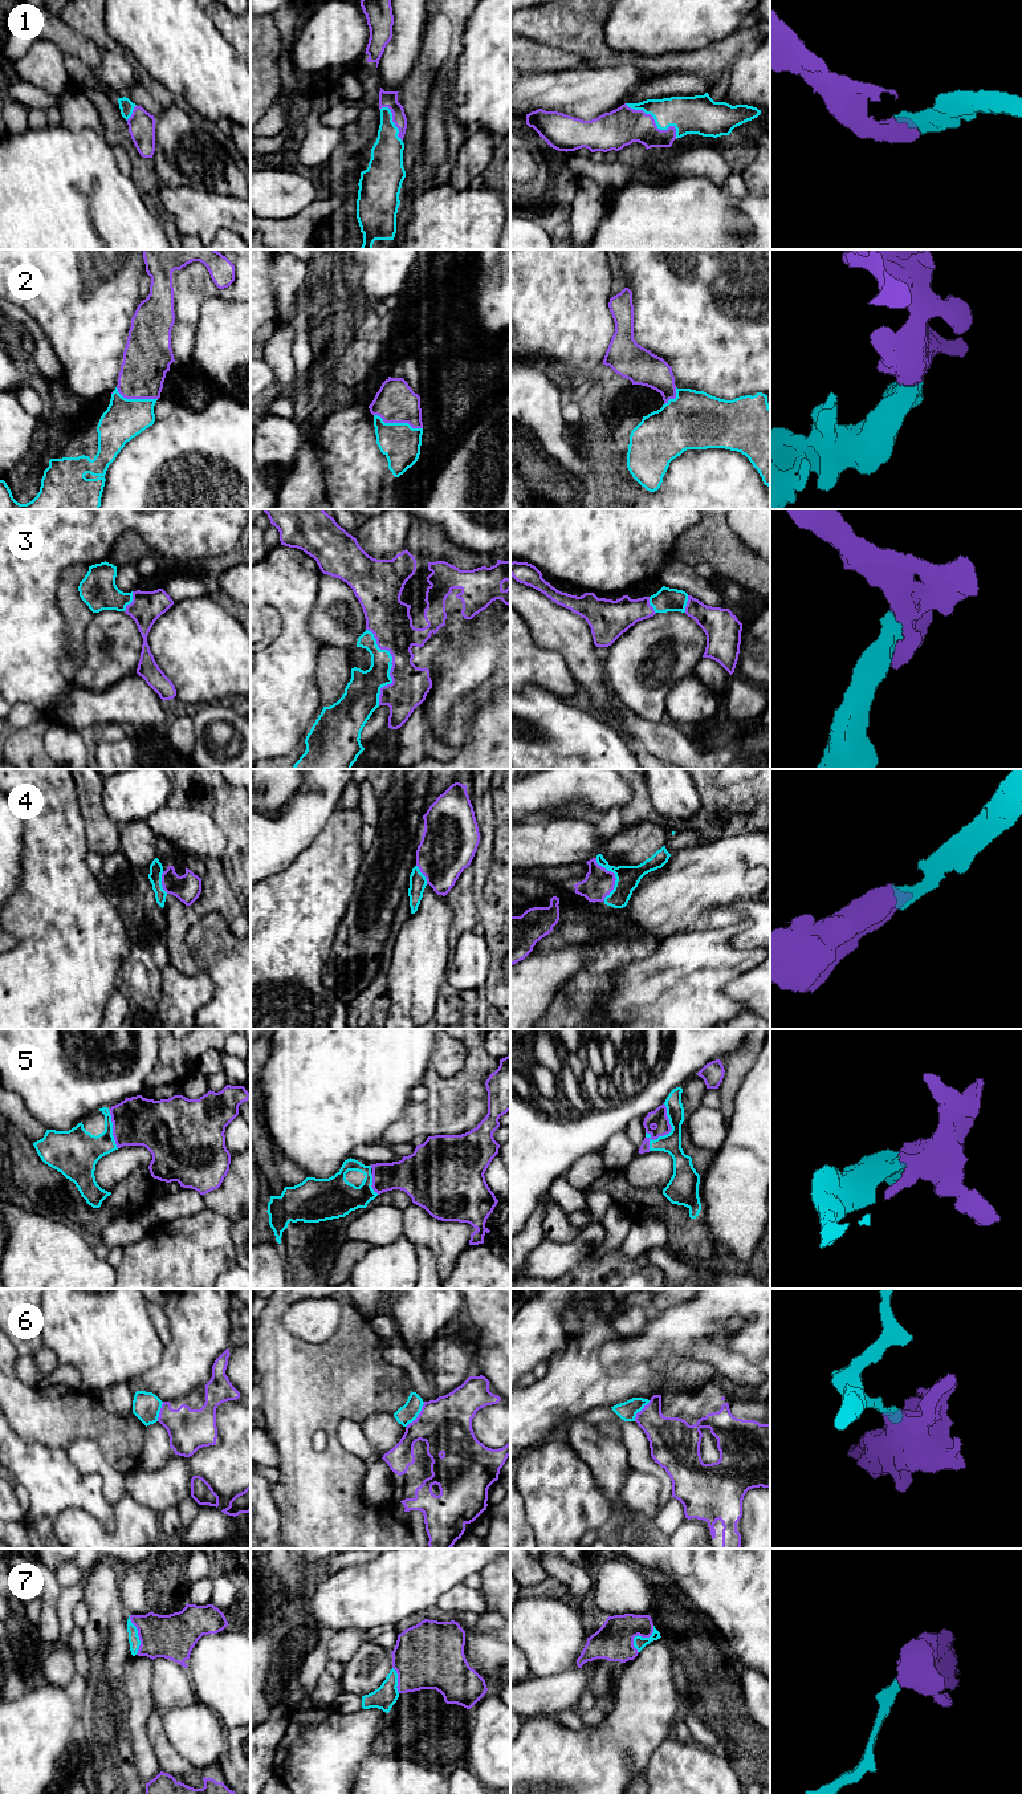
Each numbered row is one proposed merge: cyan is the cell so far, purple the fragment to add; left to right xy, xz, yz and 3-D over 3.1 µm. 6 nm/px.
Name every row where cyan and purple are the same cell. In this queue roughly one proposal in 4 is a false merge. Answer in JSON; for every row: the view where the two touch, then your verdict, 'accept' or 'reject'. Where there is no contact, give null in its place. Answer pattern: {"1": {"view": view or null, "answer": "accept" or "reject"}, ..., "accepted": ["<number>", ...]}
{"1": {"view": "yz", "answer": "accept"}, "2": {"view": "xz", "answer": "accept"}, "3": {"view": "xz", "answer": "accept"}, "4": {"view": "yz", "answer": "accept"}, "5": {"view": "yz", "answer": "accept"}, "6": {"view": "xz", "answer": "reject"}, "7": {"view": "yz", "answer": "accept"}, "accepted": ["1", "2", "3", "4", "5", "7"]}

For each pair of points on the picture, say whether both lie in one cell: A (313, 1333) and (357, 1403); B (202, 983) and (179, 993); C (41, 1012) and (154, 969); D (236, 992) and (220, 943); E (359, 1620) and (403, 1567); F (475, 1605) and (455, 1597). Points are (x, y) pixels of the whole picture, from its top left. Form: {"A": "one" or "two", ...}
{"A": "two", "B": "one", "C": "two", "D": "one", "E": "one", "F": "one"}

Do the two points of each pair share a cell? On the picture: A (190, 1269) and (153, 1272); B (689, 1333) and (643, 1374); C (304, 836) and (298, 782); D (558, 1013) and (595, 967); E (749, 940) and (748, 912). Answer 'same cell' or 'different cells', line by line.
A: same cell
B: different cells
C: same cell
D: same cell
E: same cell

